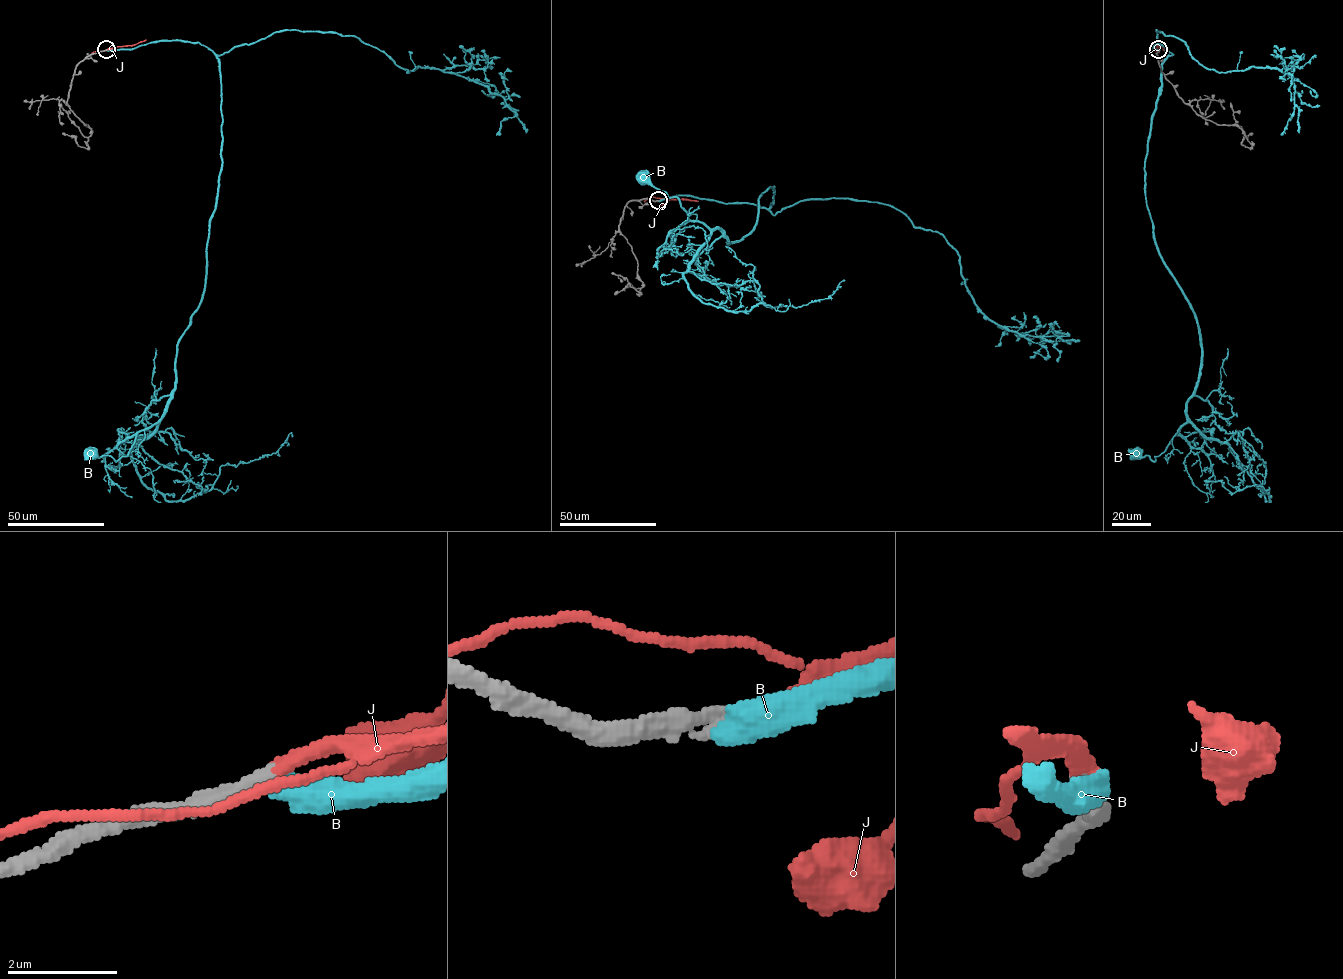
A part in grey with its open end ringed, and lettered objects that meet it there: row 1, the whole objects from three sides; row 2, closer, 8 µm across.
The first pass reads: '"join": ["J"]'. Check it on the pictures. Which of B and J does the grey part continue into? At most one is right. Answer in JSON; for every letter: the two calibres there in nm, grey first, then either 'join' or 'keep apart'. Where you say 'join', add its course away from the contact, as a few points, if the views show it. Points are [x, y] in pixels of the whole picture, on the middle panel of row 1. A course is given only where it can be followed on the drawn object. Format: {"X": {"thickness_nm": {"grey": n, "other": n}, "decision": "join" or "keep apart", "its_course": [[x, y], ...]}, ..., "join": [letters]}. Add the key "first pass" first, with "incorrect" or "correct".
{"first pass": "correct", "B": {"thickness_nm": {"grey": 300, "other": 550}, "decision": "keep apart"}, "J": {"thickness_nm": {"grey": 300, "other": 320}, "decision": "join", "its_course": [[658, 200], [698, 201]]}, "join": ["J"]}

